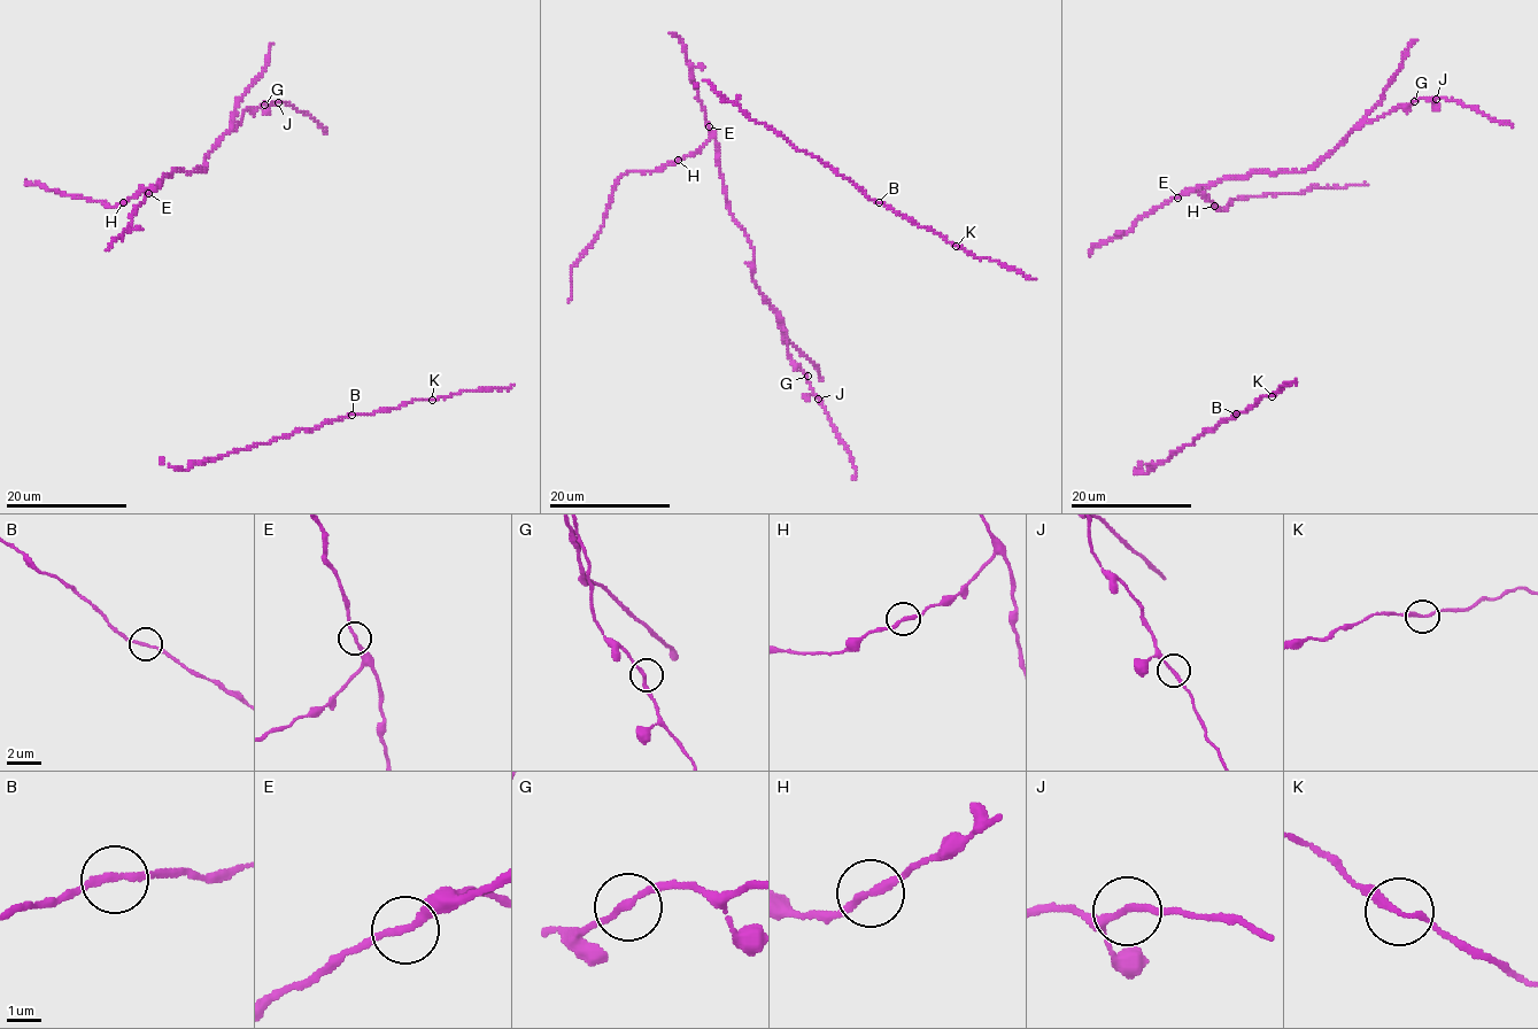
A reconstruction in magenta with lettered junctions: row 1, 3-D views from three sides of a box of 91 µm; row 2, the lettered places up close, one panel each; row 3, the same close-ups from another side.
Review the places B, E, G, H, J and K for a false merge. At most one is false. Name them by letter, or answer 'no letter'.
no letter

